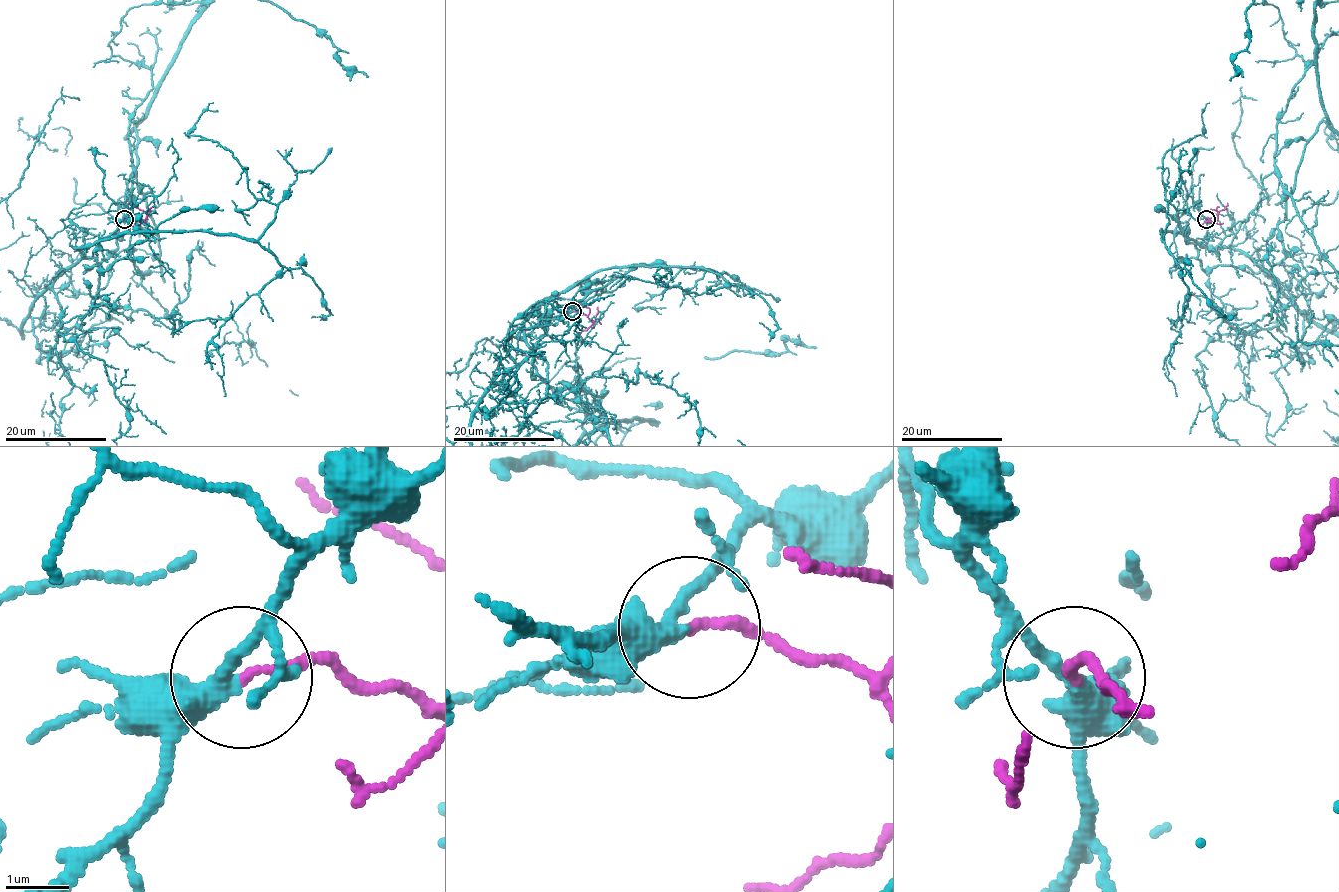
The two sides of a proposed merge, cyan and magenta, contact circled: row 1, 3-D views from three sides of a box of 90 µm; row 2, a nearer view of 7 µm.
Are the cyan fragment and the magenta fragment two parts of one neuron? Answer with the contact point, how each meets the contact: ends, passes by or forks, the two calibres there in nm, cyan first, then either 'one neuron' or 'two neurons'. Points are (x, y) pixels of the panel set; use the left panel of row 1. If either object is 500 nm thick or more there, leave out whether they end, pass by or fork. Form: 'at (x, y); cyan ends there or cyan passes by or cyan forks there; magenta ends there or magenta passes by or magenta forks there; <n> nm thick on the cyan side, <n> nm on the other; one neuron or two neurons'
at (124, 219); cyan passes by; magenta ends there; 280 nm thick on the cyan side, 160 nm on the other; one neuron

